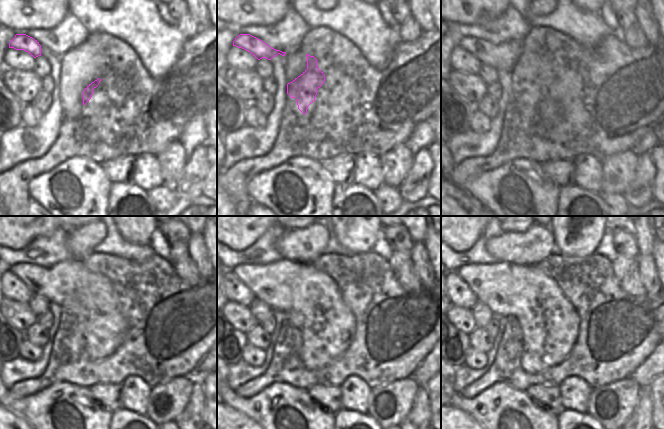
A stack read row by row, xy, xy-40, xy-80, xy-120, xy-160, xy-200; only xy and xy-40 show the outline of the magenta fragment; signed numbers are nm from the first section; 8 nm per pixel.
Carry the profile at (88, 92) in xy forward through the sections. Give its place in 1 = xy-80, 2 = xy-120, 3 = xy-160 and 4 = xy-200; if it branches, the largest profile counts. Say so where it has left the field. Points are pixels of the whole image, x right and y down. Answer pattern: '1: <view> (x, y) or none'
1: xy-80 (528, 71)
2: xy-120 (70, 284)
3: xy-160 (285, 285)
4: xy-200 (520, 290)

